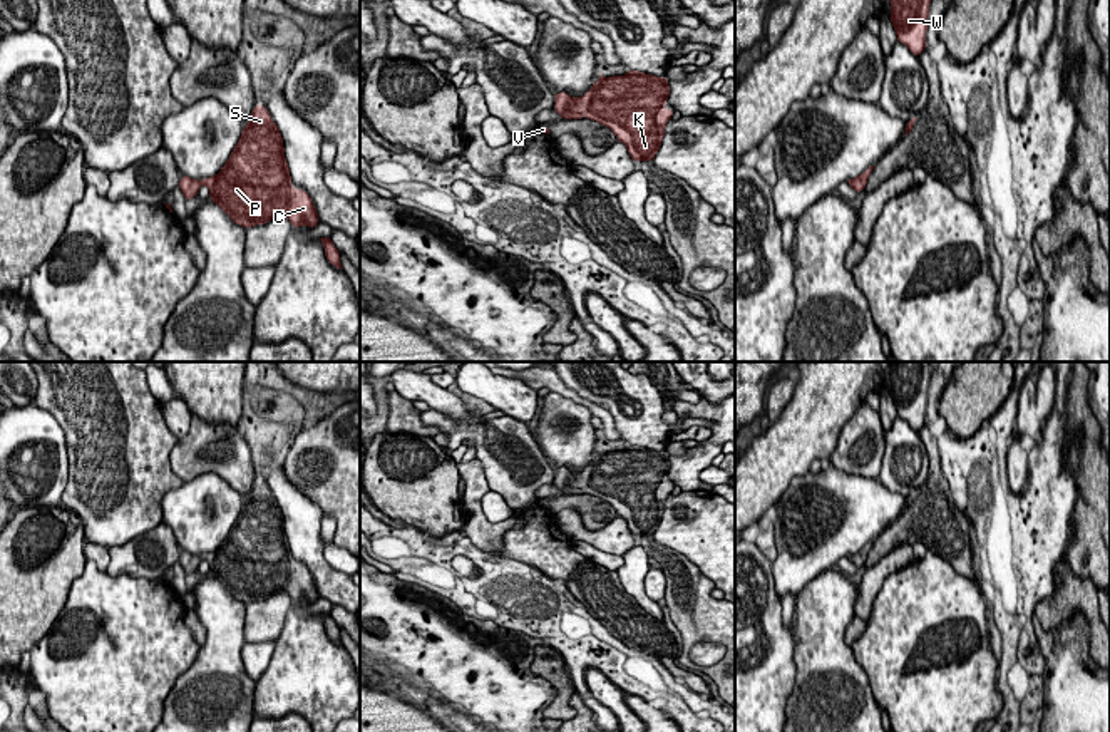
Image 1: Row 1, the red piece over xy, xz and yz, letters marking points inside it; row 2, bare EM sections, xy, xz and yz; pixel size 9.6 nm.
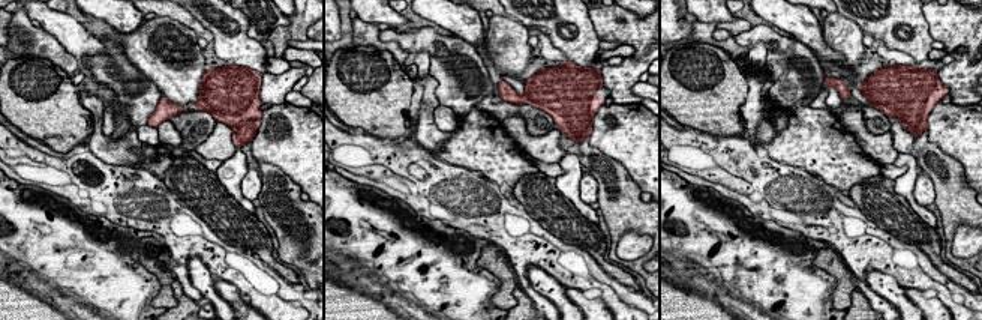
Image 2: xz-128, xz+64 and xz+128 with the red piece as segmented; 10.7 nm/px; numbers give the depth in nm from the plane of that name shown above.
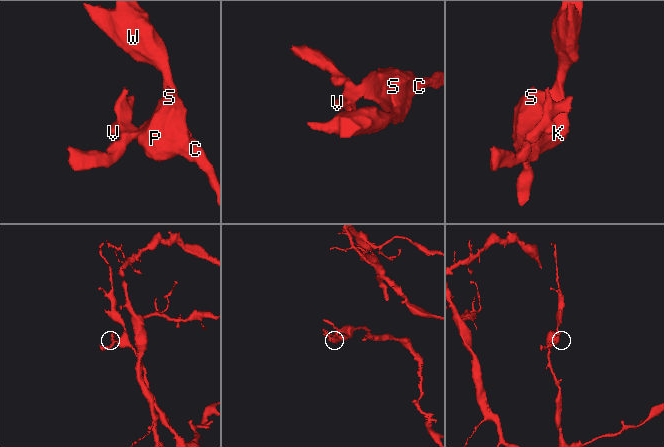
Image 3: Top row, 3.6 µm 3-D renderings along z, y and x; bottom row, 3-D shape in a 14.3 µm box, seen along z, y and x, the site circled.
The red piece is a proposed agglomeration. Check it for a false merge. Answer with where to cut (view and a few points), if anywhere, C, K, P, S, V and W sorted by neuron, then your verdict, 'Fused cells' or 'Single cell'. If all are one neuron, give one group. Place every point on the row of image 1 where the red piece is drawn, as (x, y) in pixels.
No split. Groups: C K P S V W. Single cell

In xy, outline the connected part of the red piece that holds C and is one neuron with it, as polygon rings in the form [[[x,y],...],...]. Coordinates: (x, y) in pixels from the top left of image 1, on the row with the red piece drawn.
[[[261,104],[253,109],[249,124],[216,176],[179,179],[186,201],[196,198],[203,184],[209,188],[211,201],[244,229],[278,216],[288,218],[293,228],[306,224],[311,229],[320,223],[308,193],[291,188],[283,137]]]

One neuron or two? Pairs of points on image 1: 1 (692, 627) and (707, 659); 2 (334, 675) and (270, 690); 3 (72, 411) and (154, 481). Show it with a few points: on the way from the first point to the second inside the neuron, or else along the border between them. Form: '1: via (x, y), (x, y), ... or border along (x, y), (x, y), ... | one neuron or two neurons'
1: border along (717, 644), (697, 642), (688, 659) | two neurons
2: via (318, 675), (305, 675), (285, 687) | one neuron
3: via (92, 419), (134, 461) | one neuron

